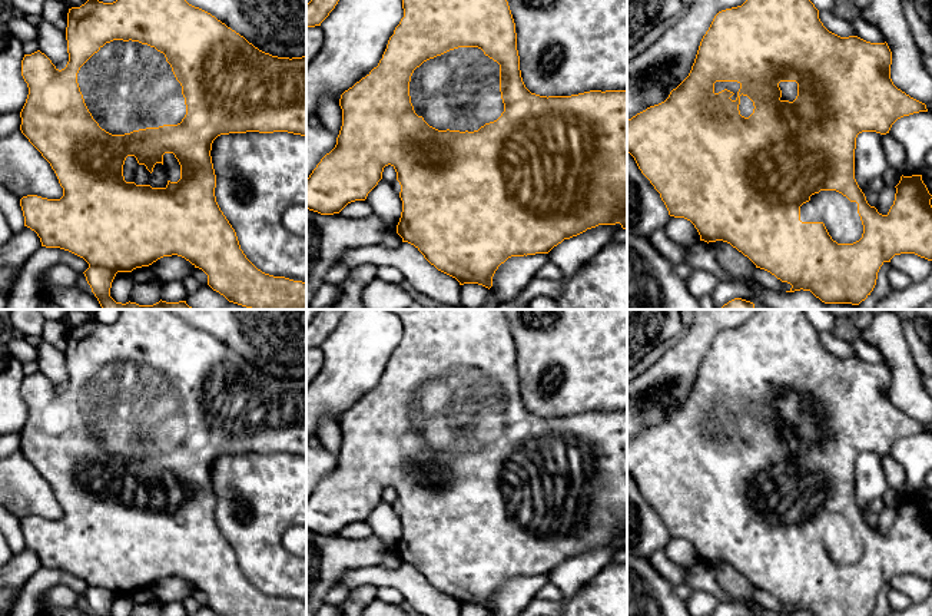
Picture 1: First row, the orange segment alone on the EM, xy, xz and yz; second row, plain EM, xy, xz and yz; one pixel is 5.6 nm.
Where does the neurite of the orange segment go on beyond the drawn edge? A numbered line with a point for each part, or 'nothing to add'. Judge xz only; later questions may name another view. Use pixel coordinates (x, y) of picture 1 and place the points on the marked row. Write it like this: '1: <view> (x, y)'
1: xz (460, 90)

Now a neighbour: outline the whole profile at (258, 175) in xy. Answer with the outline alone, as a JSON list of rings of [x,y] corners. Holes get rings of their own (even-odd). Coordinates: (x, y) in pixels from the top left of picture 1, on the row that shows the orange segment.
[[[288,132],[220,135],[212,143],[210,156],[216,202],[235,229],[246,258],[265,274],[306,282],[306,238],[292,234],[282,221],[291,205],[306,205],[306,136]]]

